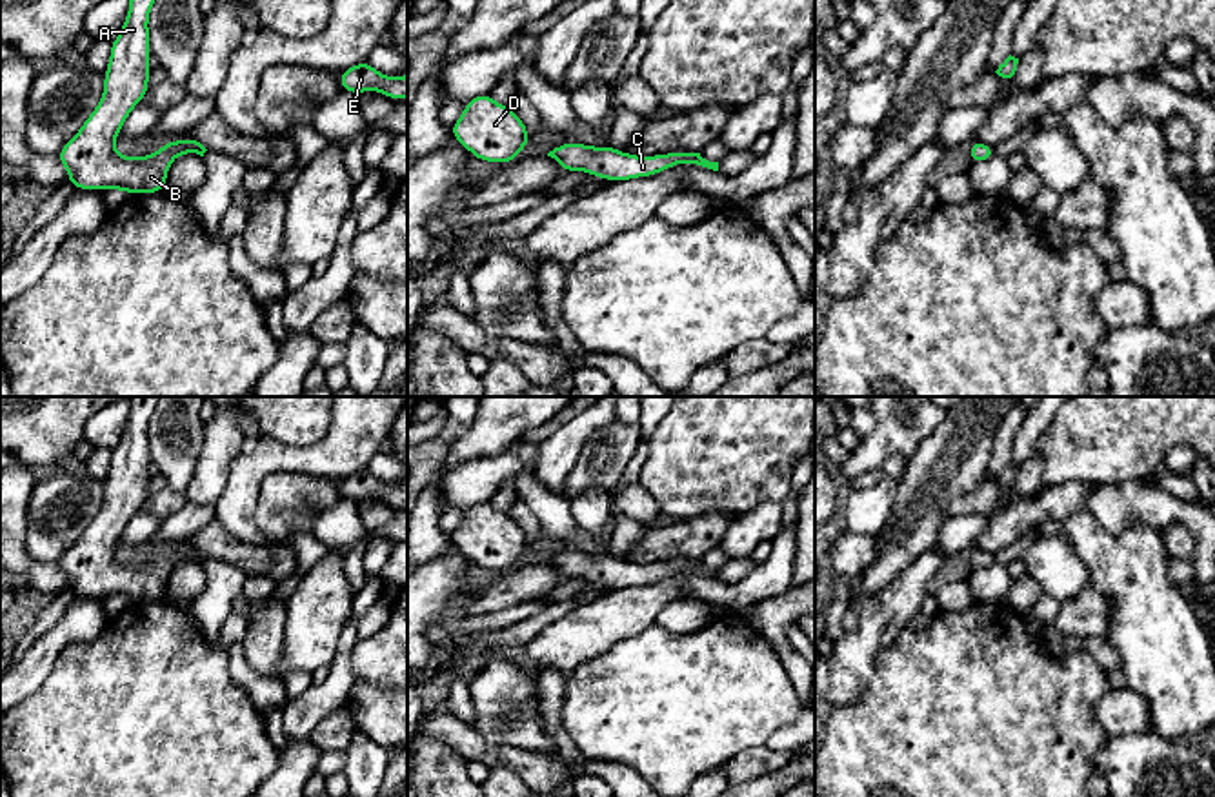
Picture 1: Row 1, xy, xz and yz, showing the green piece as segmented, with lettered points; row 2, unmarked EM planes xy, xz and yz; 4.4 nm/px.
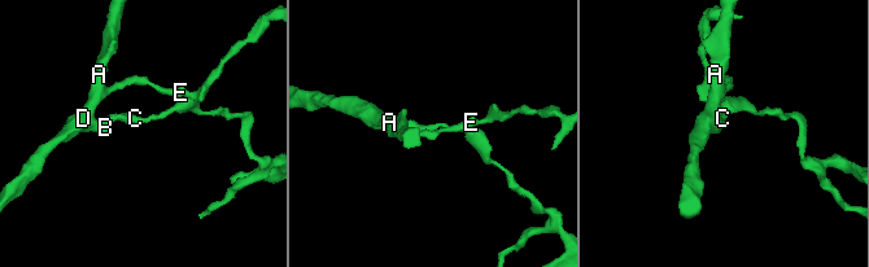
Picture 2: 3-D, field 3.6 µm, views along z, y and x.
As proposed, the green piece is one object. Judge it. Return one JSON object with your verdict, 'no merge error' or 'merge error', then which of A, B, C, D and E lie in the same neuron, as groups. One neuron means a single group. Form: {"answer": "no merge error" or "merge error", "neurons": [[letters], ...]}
{"answer": "no merge error", "neurons": [["A", "B", "C", "D", "E"]]}

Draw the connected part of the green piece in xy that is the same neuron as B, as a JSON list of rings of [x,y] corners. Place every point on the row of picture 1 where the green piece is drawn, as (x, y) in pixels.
[[[131,0],[127,18],[105,69],[104,95],[80,131],[60,149],[56,158],[65,166],[76,189],[122,189],[124,193],[164,191],[167,169],[175,156],[207,151],[196,140],[169,140],[162,149],[140,158],[120,156],[115,138],[131,109],[149,89],[149,29],[147,18],[155,0]]]

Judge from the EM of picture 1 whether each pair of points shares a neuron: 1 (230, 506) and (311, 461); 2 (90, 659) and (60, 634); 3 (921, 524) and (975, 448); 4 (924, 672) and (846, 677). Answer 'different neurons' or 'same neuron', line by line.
1: same neuron
2: different neurons
3: same neuron
4: different neurons

